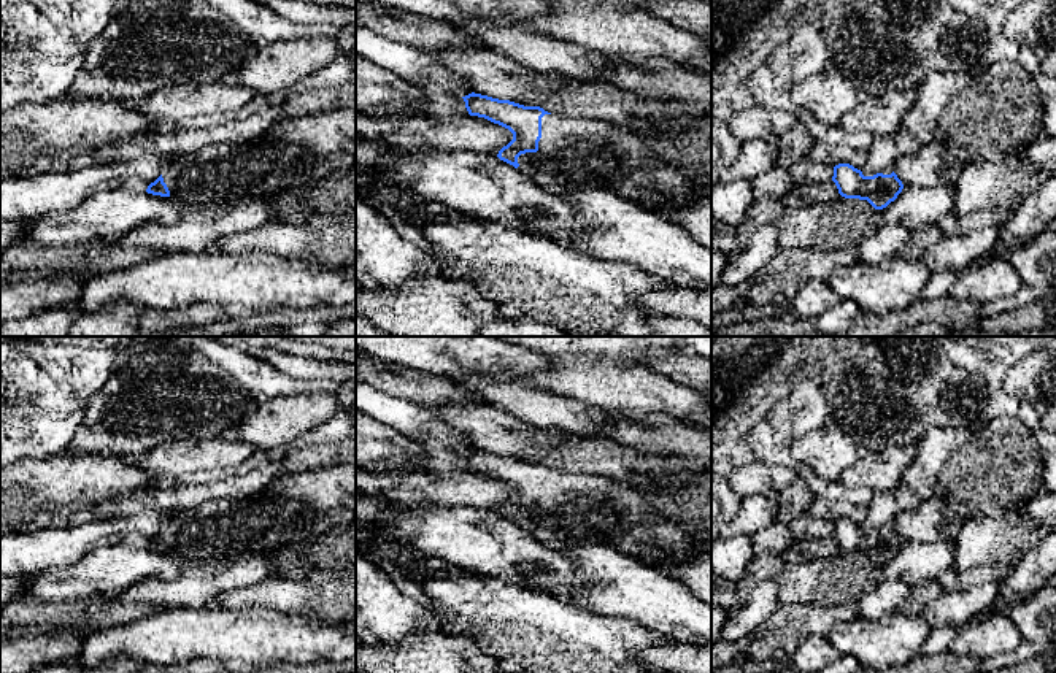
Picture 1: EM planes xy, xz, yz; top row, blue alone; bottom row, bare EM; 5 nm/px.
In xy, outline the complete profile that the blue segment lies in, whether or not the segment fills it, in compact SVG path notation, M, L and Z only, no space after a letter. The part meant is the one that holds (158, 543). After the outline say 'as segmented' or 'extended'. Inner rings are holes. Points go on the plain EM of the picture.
M337 463L281 475L249 498L221 498L175 513L146 548L183 557L183 573L192 573L210 556L273 551L354 519L356 463Z; extended

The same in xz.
M475 448L462 454L470 471L484 473L513 489L513 495L497 513L548 544L595 543L651 568L665 556L678 559L711 552L711 544L699 532L669 519L632 484L621 484L602 475L551 470L540 462L524 462Z; extended

